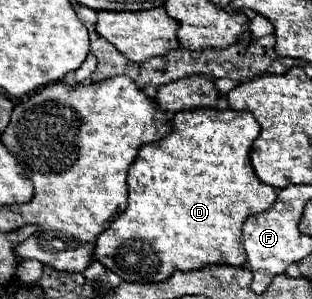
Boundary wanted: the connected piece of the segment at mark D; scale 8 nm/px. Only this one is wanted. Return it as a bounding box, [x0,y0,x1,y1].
[94,109,276,283]

